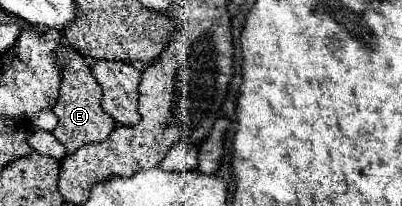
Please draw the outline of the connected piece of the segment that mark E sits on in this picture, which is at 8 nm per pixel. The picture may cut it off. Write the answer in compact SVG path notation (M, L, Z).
M64 46L64 50L60 50L60 54L64 54L64 58L68 58L68 62L64 62L66 68L64 68L64 82L60 84L60 102L56 102L56 106L52 108L52 112L58 116L58 126L54 128L52 134L56 136L56 140L60 144L66 146L66 154L72 154L74 150L78 150L80 146L84 146L88 142L106 140L110 136L110 132L116 128L116 122L100 106L102 90L92 74L86 58L68 46Z

